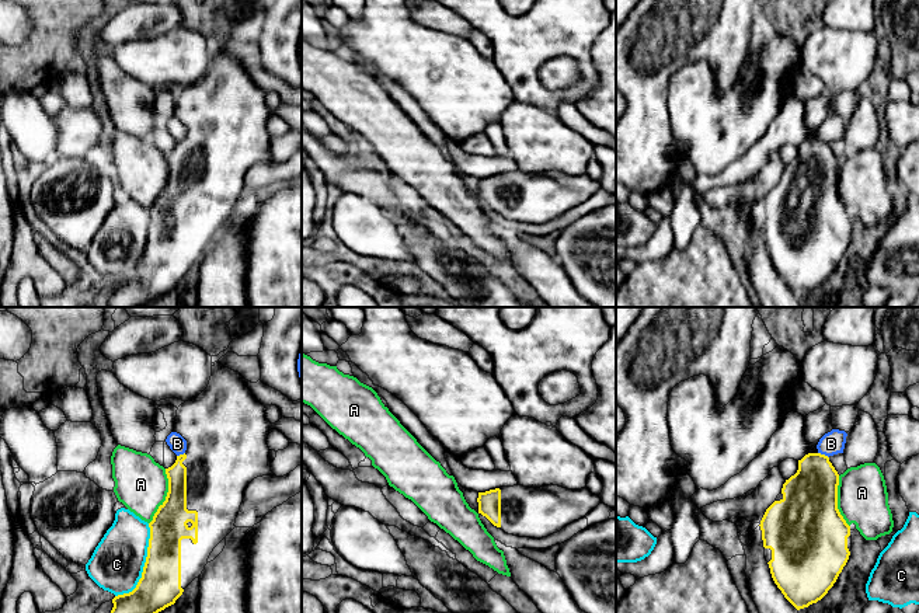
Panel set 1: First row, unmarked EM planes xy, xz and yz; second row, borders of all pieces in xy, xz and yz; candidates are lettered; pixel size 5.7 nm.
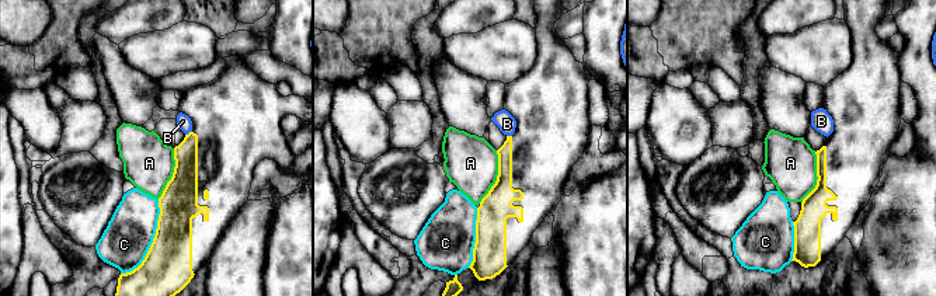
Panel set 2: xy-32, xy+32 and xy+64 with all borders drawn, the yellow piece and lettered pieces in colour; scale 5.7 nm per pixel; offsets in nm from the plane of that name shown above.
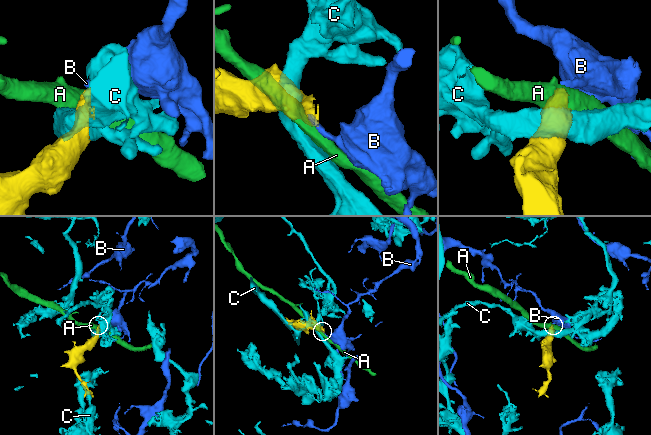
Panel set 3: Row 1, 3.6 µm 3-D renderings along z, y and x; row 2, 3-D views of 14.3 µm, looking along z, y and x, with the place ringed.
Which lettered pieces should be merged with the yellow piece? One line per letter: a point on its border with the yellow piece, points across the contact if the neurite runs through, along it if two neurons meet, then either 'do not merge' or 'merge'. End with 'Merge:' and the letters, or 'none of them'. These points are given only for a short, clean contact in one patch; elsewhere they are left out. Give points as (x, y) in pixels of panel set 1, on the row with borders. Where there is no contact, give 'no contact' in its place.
A: contact xy (166, 497); border xy (166, 469), (167, 495), (149, 523); do not merge
B: contact yz (824, 455); border yz (818, 452), (828, 457); do not merge
C: contact xy (145, 566); do not merge
Merge: none of them

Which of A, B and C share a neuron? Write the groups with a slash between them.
A / B / C

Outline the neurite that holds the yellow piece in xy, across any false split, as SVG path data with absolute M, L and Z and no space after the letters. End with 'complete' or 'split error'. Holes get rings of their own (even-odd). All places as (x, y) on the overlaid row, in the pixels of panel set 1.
M215 362L208 387L198 396L177 410L174 432L187 440L187 450L177 456L175 463L166 469L168 478L168 492L166 501L159 506L149 523L150 539L147 557L142 578L136 588L112 599L111 613L159 613L175 603L184 589L201 577L213 548L236 527L236 518L243 502L246 487L257 477L274 474L271 471L269 447L267 436L271 429L282 432L289 443L302 446L302 422L295 418L282 417L271 424L262 405L250 391L246 379L223 365Z; split error

